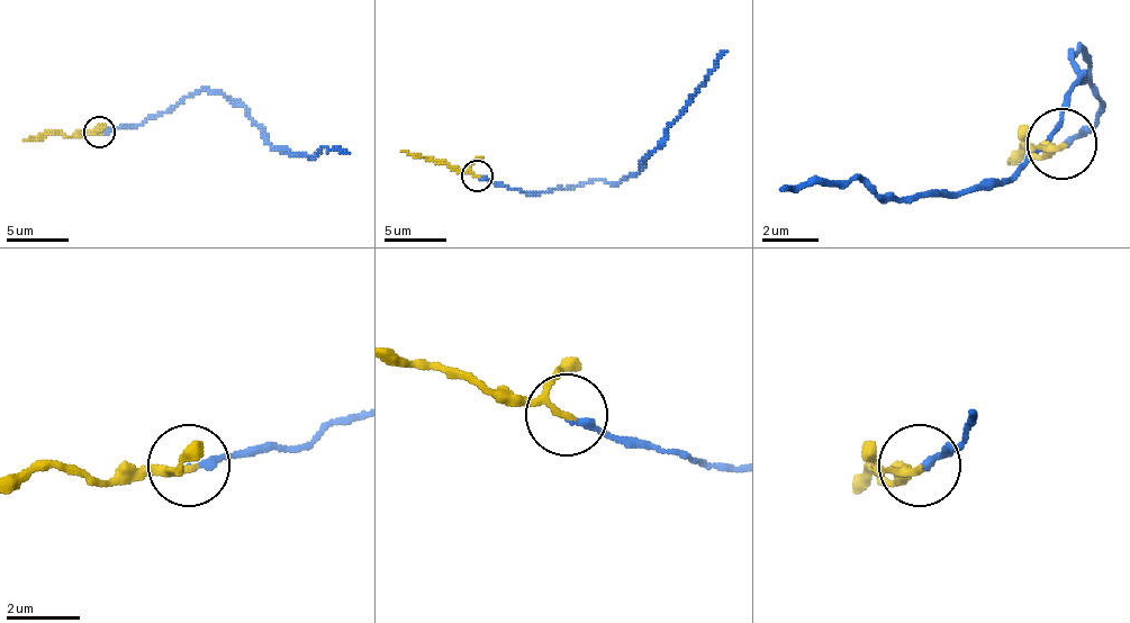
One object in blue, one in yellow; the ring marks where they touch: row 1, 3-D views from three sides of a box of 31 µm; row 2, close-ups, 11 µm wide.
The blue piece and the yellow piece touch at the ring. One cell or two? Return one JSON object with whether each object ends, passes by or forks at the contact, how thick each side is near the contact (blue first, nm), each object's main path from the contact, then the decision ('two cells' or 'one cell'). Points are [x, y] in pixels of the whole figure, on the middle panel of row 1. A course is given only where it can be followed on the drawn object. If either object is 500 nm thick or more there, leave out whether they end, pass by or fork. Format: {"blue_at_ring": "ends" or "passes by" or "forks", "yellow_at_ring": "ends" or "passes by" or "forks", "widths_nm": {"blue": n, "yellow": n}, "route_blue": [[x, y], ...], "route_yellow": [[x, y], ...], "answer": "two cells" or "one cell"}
{"blue_at_ring": "ends", "yellow_at_ring": "passes by", "widths_nm": {"blue": 160, "yellow": 150}, "route_blue": [[477, 177], [523, 191], [549, 191], [579, 182], [614, 182], [633, 177], [726, 51]], "route_yellow": [[477, 177], [401, 151]], "answer": "one cell"}

